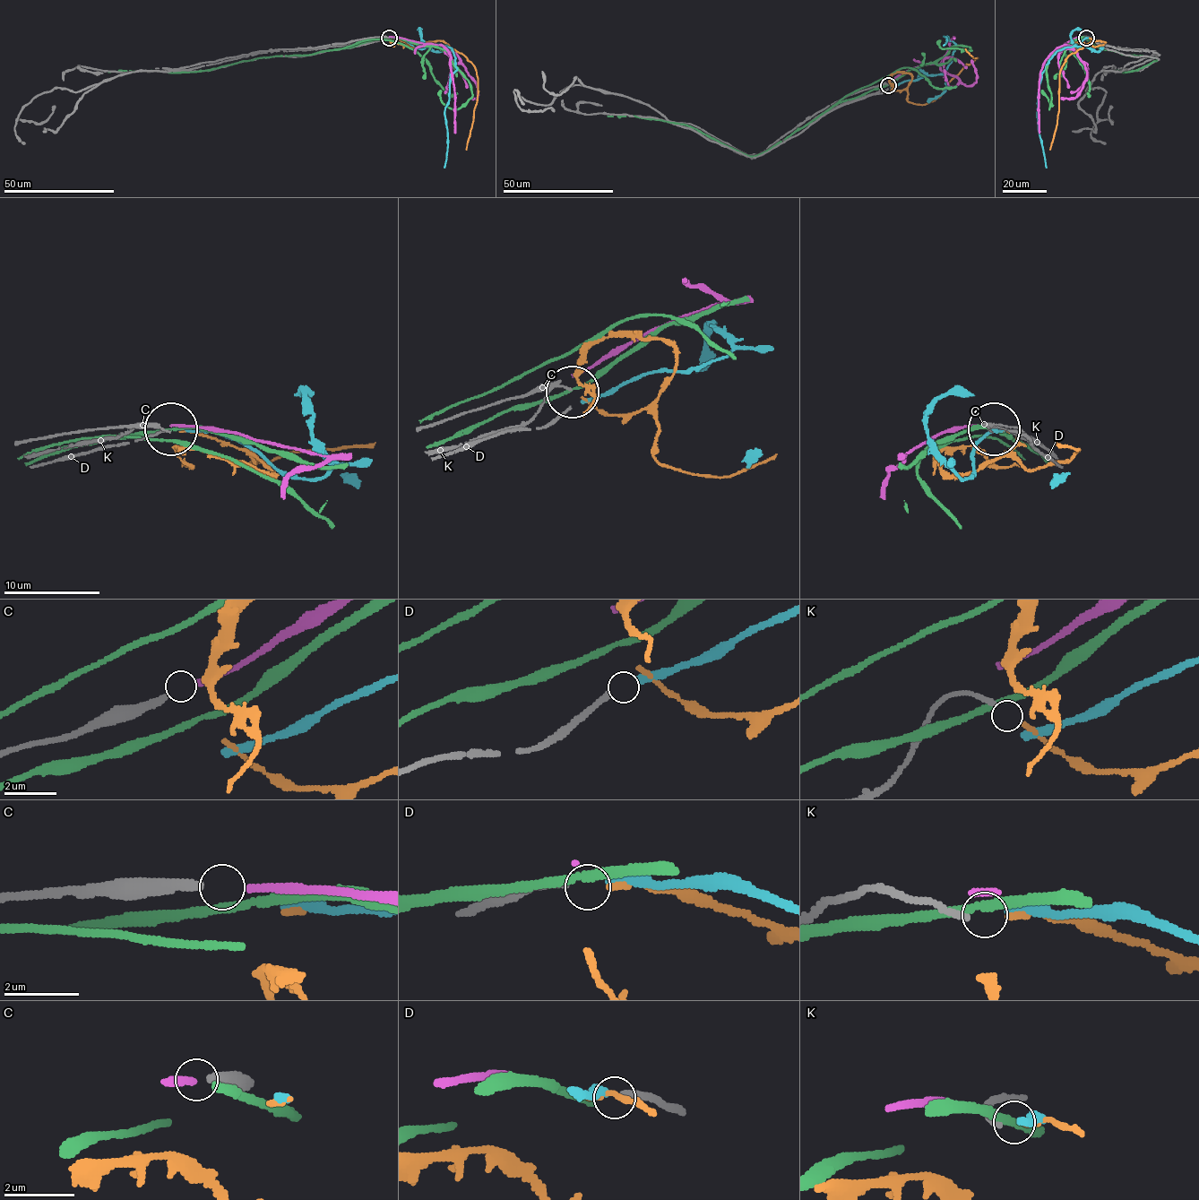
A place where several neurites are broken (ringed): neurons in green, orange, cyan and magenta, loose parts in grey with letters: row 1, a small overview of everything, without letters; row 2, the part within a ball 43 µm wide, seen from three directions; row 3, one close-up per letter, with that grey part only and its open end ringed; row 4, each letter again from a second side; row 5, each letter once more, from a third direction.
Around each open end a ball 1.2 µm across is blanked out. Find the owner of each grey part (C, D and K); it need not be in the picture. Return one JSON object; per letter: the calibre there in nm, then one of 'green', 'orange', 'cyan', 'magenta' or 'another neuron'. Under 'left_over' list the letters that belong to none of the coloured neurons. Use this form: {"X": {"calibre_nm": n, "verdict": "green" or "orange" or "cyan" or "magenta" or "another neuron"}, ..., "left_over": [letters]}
{"C": {"calibre_nm": 280, "verdict": "magenta"}, "D": {"calibre_nm": 200, "verdict": "cyan"}, "K": {"calibre_nm": 160, "verdict": "orange"}, "left_over": []}

